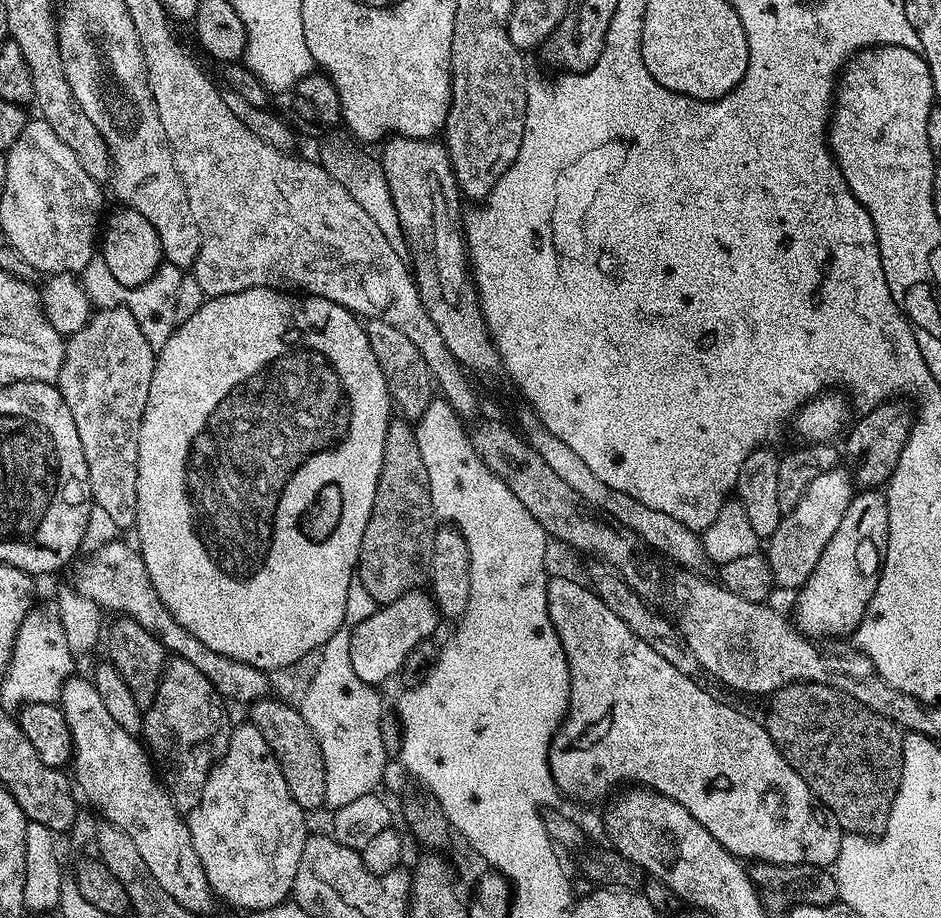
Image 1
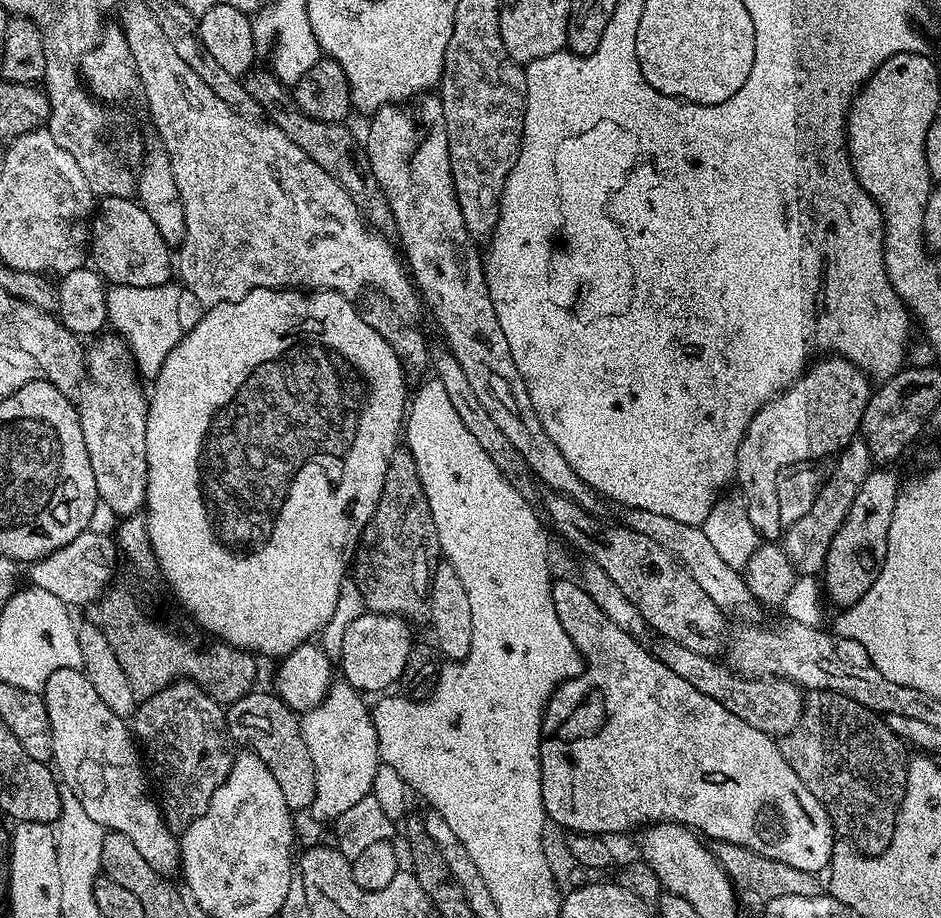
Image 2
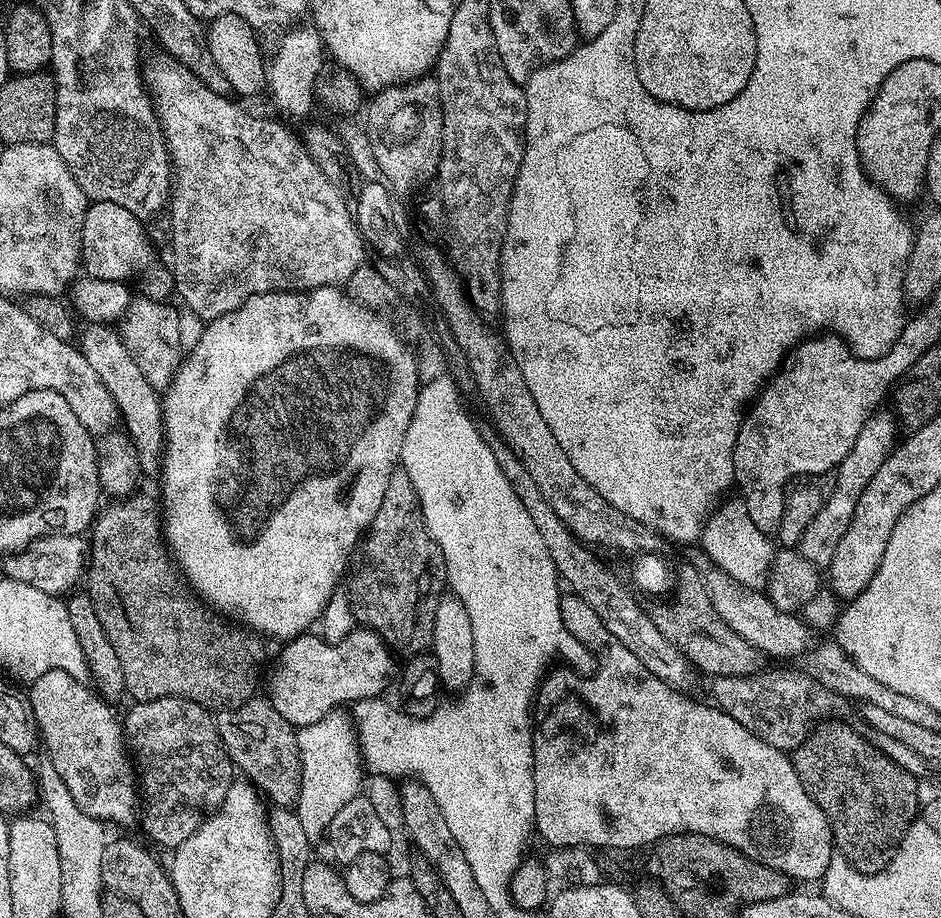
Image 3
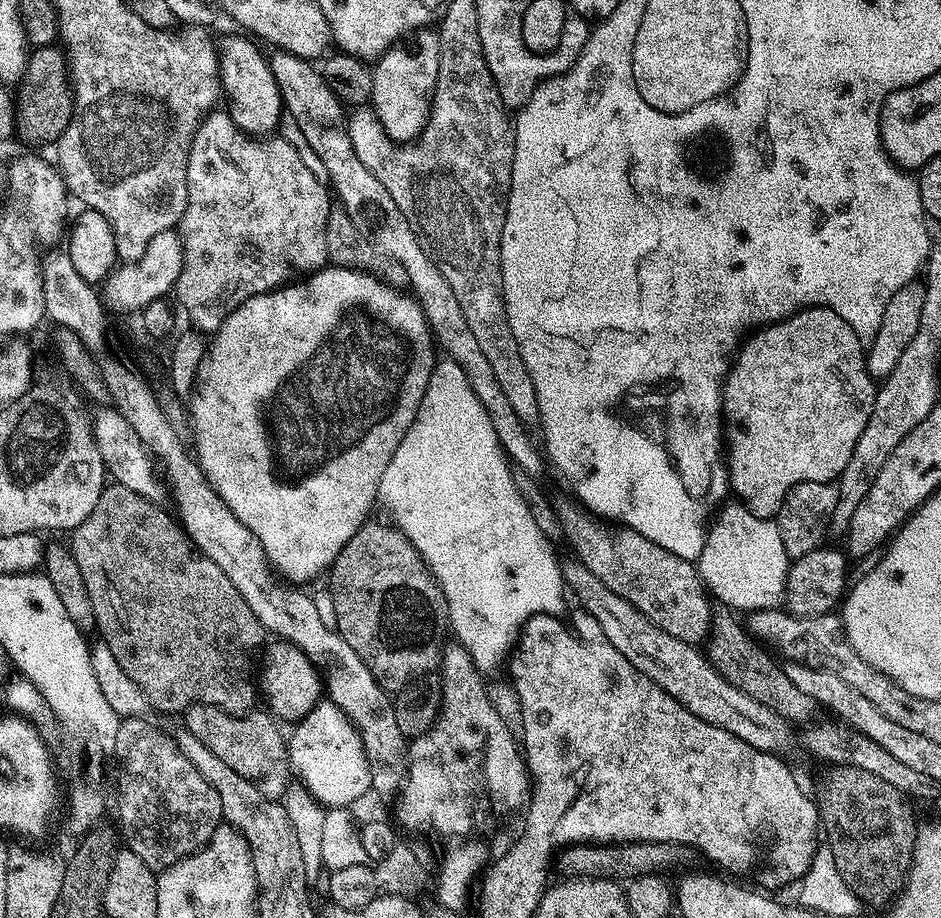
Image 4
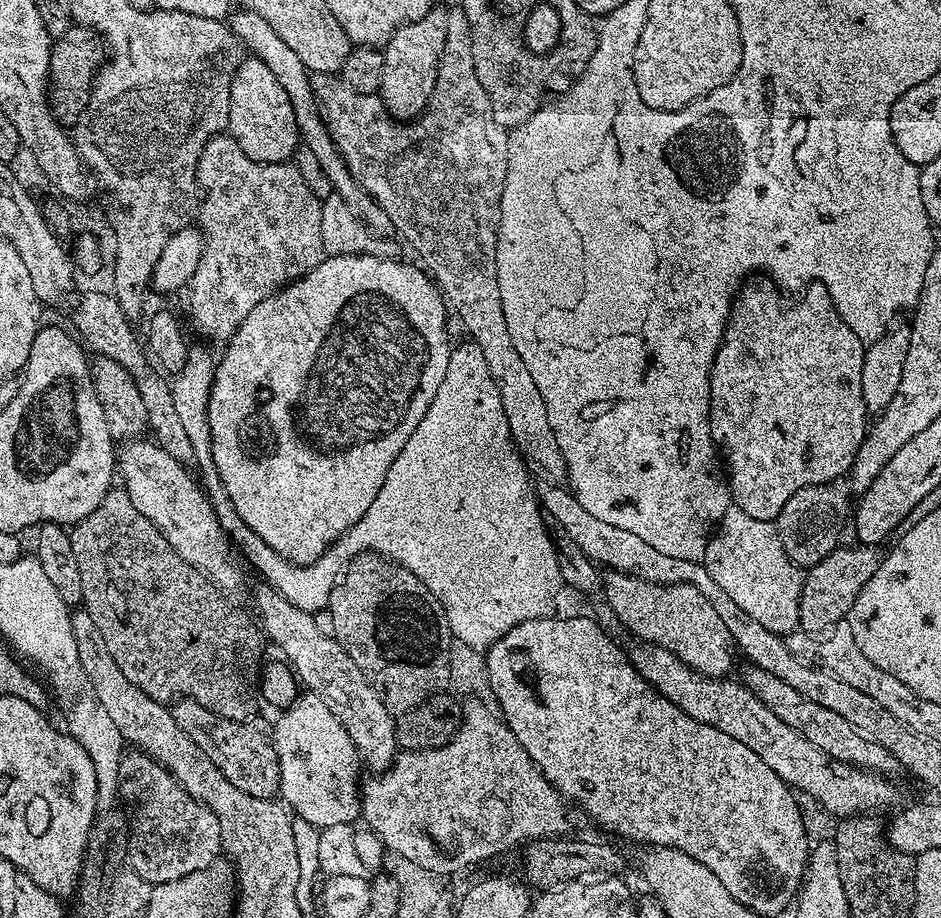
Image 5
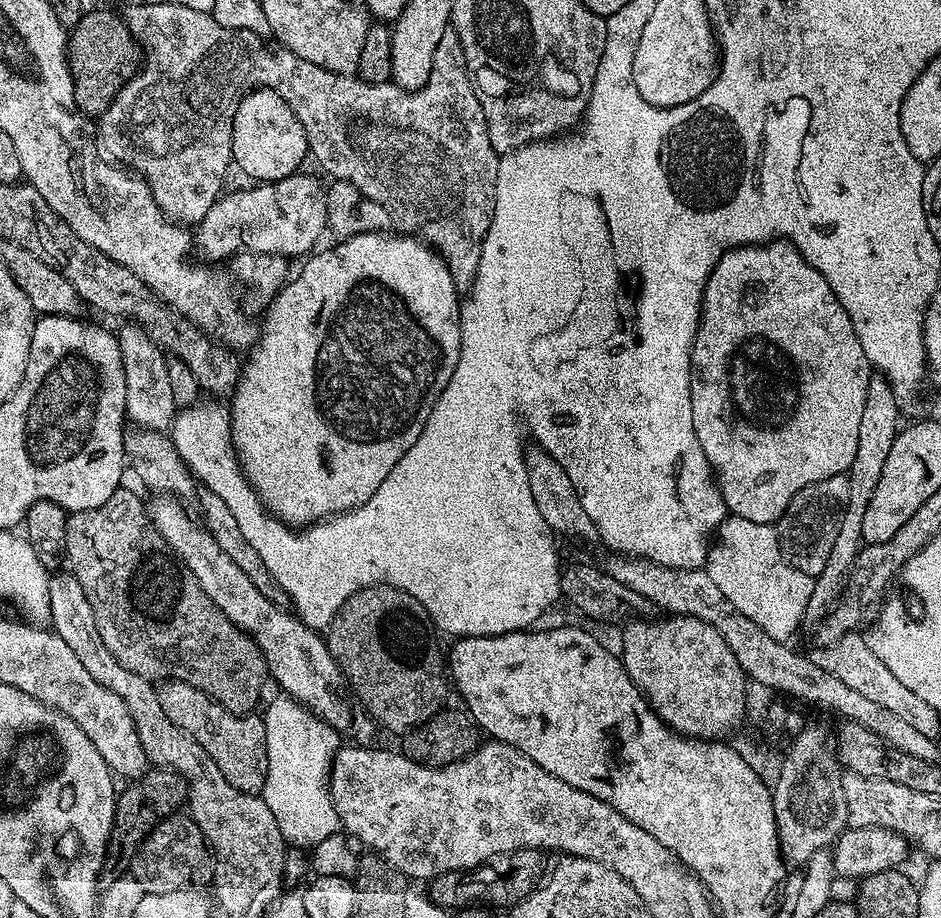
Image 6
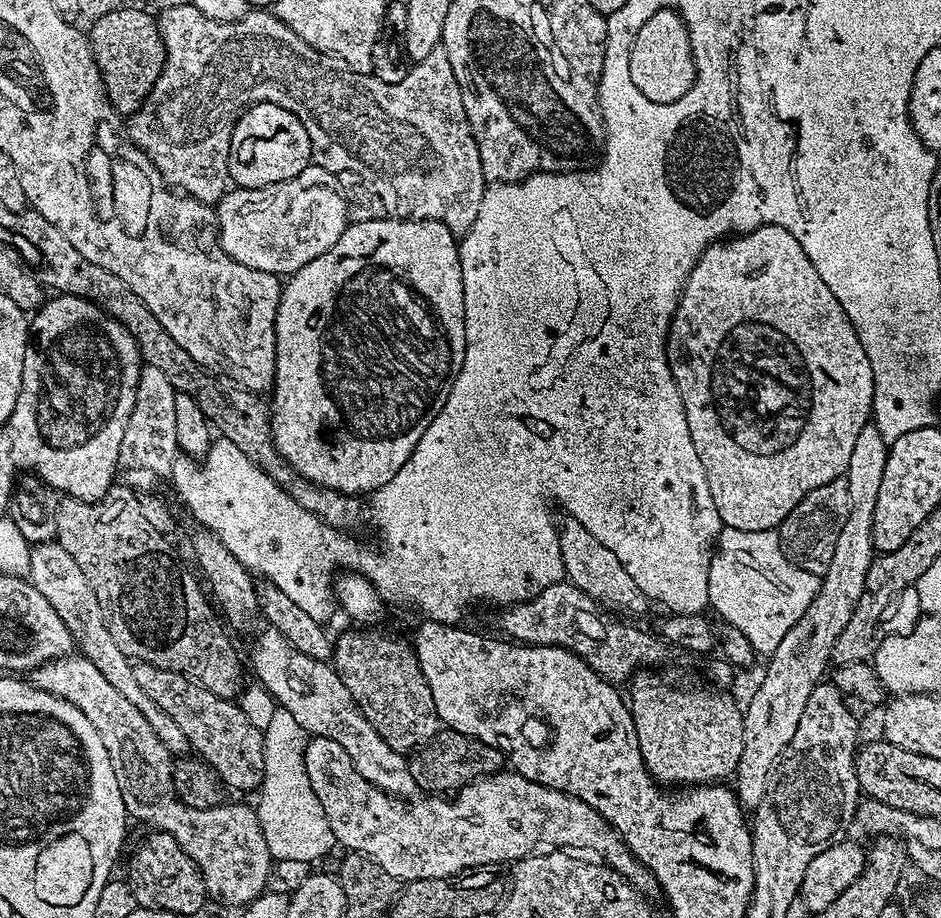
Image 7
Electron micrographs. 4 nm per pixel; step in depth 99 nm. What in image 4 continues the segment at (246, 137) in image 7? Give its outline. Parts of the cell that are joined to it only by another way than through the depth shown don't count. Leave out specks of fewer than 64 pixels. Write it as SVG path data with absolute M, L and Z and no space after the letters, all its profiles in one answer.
M244 34L239 35L228 36L218 44L220 86L223 95L232 99L226 105L226 111L243 132L264 138L279 129L286 107L284 99L280 97L278 82L268 65L269 57L260 53L261 45L255 39Z

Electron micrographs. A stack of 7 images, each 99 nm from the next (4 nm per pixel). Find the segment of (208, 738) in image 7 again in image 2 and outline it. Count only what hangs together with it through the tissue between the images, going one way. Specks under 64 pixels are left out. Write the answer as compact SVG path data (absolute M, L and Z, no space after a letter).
M253 690L248 692L235 704L229 704L226 708L226 719L228 721L228 735L233 741L245 740L247 747L266 762L270 774L274 776L274 788L279 799L286 802L286 806L293 810L311 809L316 797L316 775L314 774L314 762L310 758L310 750L304 741L304 735L300 729L301 717L293 712L279 696L271 691L260 692Z

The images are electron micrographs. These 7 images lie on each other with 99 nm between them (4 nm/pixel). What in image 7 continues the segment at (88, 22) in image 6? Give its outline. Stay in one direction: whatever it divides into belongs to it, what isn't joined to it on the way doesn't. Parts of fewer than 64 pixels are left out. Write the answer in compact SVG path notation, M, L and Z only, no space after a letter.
M135 6L112 10L102 14L86 35L109 102L121 114L137 112L164 69L164 43L157 17Z

